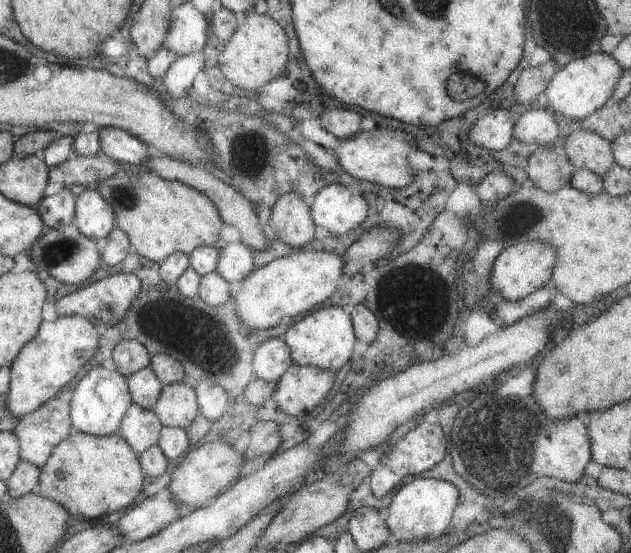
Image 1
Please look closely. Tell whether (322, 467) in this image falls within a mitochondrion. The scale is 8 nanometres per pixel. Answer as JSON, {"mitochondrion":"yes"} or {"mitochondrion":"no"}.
{"mitochondrion":"no"}

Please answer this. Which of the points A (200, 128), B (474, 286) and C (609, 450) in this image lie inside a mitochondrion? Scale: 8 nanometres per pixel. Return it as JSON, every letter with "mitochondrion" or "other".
{"A":"other","B":"mitochondrion","C":"other"}

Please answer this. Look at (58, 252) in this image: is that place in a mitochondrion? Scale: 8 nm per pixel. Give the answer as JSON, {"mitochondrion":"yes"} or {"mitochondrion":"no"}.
{"mitochondrion":"yes"}

